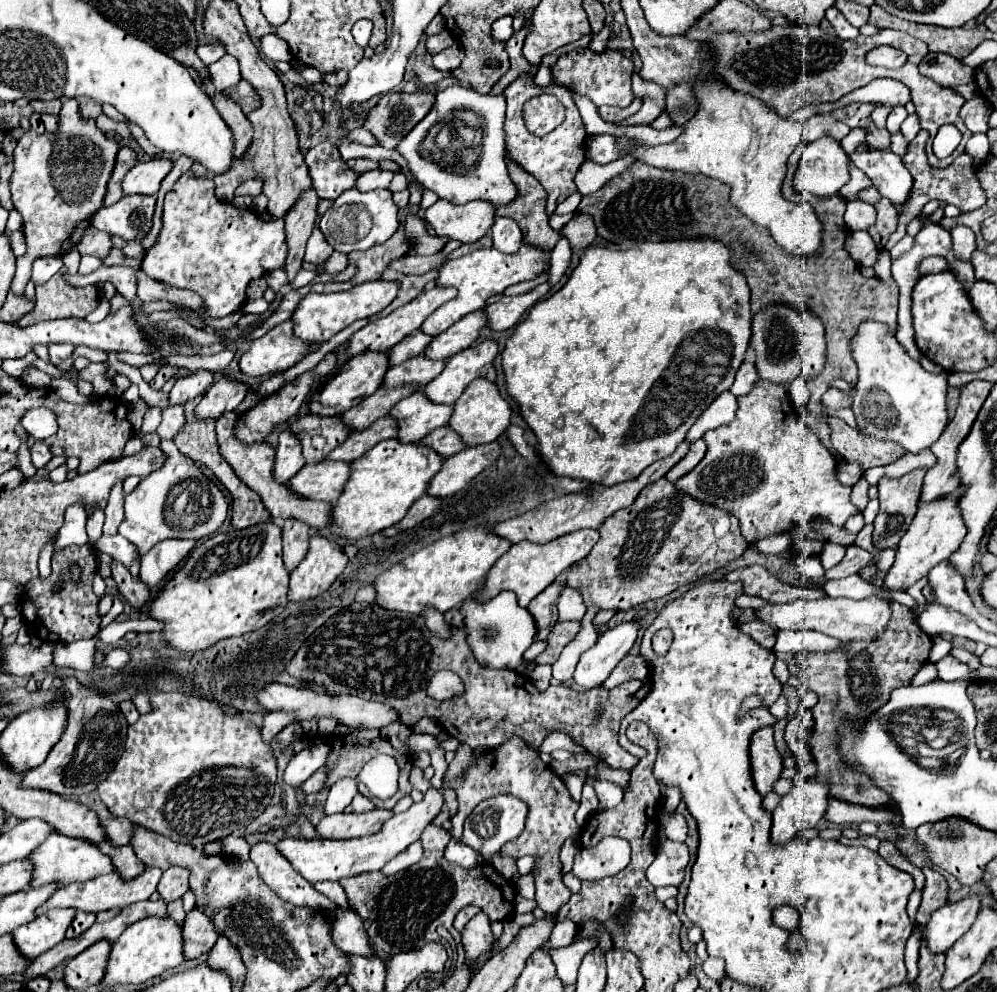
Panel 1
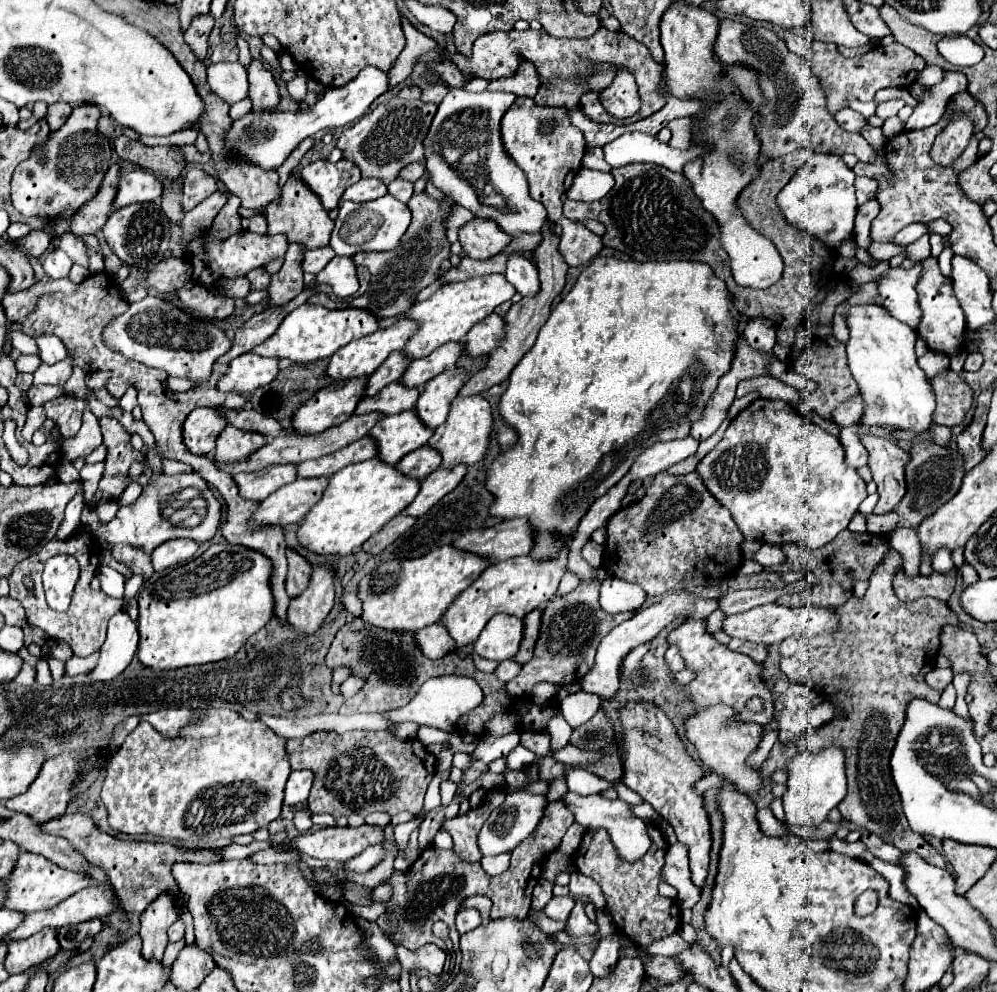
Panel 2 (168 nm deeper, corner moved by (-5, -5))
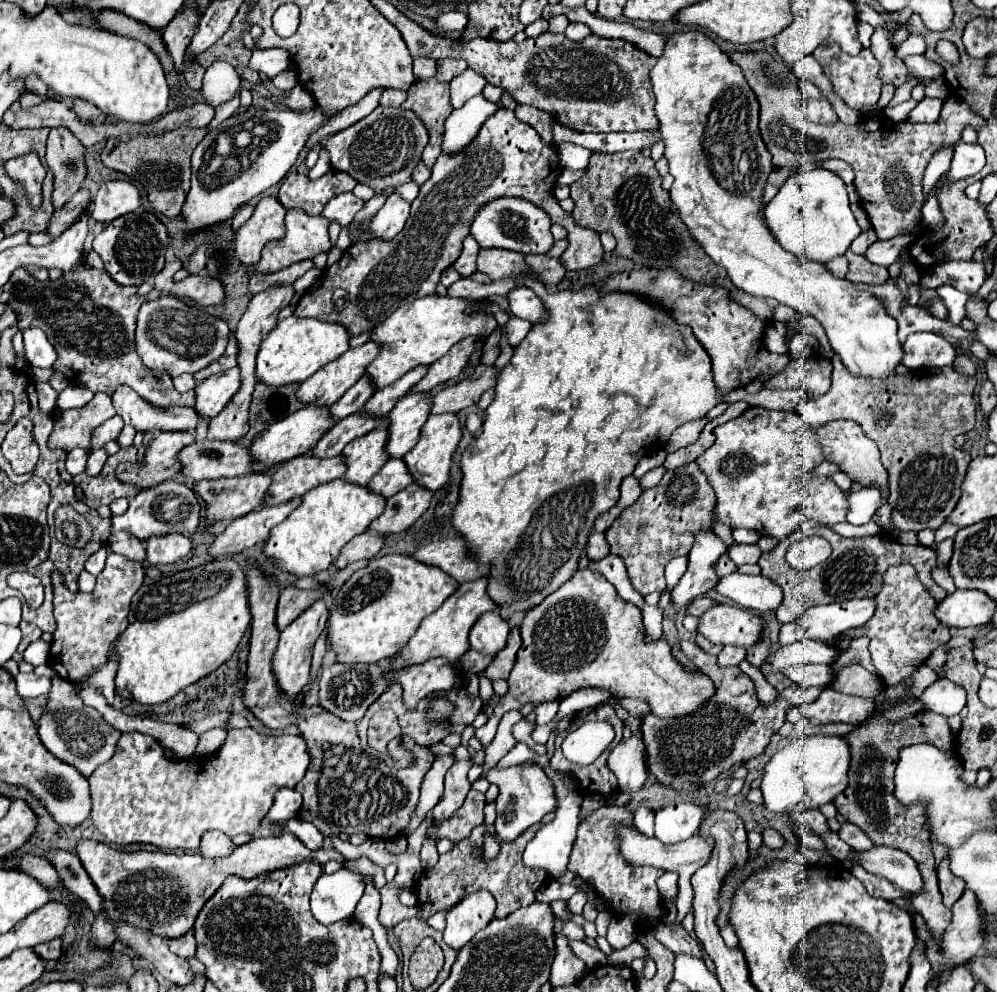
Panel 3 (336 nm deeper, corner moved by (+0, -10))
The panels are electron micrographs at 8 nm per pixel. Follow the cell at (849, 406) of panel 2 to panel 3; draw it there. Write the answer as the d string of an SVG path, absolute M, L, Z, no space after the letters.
M837 354L831 362L833 384L829 392L815 400L803 400L797 412L807 426L821 426L837 418L855 420L879 446L887 474L893 474L893 490L897 490L897 508L893 510L895 532L937 530L953 512L971 462L969 452L955 448L955 436L975 426L973 390L977 380L947 366L911 370L905 376L893 376L889 384L881 386L853 376Z

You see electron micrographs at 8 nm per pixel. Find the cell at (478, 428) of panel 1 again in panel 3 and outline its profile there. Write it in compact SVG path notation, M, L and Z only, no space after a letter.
M431 414L425 422L425 428L421 428L419 442L411 452L403 456L403 462L407 464L407 470L413 476L413 480L425 490L431 490L431 492L439 490L449 480L449 464L457 450L459 440L461 440L461 426L455 414L439 414L439 416Z

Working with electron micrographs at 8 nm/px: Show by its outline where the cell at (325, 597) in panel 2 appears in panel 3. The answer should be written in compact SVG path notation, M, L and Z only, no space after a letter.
M317 600L311 608L307 608L297 620L293 620L283 632L281 632L281 638L279 638L279 644L277 644L277 650L273 654L273 676L275 676L275 682L277 682L277 688L281 688L281 694L285 698L293 698L297 696L303 686L307 684L309 680L309 664L311 664L311 654L313 654L313 646L319 638L319 634L325 630L327 626L327 606L323 600Z

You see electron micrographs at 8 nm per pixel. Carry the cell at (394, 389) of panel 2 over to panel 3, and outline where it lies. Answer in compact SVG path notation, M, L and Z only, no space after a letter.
M361 414L347 416L341 422L333 424L323 434L323 438L311 450L311 454L317 456L317 458L333 458L333 456L339 456L341 450L351 440L355 440L359 436L365 436L367 432L371 432L371 430L375 430L379 426L387 426L387 418L383 418L383 420L371 420L371 418L365 418Z

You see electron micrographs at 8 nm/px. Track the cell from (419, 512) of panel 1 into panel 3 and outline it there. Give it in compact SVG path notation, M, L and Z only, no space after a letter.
M363 532L361 536L353 538L349 544L345 544L345 548L341 550L341 554L337 556L337 560L333 562L333 566L337 570L343 570L347 564L363 560L363 558L375 558L383 546L383 536L375 536L373 532Z

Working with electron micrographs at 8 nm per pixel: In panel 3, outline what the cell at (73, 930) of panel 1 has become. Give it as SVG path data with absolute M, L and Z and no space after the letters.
M51 940L45 944L39 944L37 948L33 948L37 952L37 956L41 956L41 960L49 962L49 960L59 960L61 958L61 940Z

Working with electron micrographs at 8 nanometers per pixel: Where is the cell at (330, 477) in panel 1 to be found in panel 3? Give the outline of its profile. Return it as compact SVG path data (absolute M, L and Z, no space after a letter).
M295 498L281 506L263 506L261 510L253 510L233 522L209 544L207 552L213 558L239 554L255 544L263 544L269 538L273 526L281 524L299 504L301 498Z

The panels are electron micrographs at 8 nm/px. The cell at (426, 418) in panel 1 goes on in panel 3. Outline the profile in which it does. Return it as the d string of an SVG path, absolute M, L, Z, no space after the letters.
M375 428L373 432L349 442L343 448L347 472L345 472L345 482L351 484L361 484L365 486L377 470L389 460L385 452L385 440L387 440L387 430L385 428Z

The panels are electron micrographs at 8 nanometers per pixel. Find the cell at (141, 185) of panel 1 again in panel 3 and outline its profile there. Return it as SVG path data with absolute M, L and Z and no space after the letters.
M113 180L101 184L93 204L91 218L97 222L111 222L141 206L141 194L129 180Z

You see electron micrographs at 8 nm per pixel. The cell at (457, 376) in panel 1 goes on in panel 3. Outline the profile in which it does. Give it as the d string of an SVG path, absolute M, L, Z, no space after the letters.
M407 394L389 412L389 440L387 454L391 458L403 458L419 440L421 426L429 418L431 396L429 394Z

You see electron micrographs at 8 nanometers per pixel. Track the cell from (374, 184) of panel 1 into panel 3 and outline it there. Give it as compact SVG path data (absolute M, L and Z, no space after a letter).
M339 194L339 196L335 196L335 198L331 198L327 204L325 204L325 208L323 208L323 212L321 212L321 216L325 216L327 220L331 220L331 222L337 222L339 226L349 226L351 224L351 220L353 220L353 216L363 208L363 200L359 200L355 194Z

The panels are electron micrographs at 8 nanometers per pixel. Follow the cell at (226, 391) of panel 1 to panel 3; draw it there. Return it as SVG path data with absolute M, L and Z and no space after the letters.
M161 432L145 450L143 462L117 466L117 480L133 484L141 490L169 480L181 470L177 452L195 440L189 432Z

